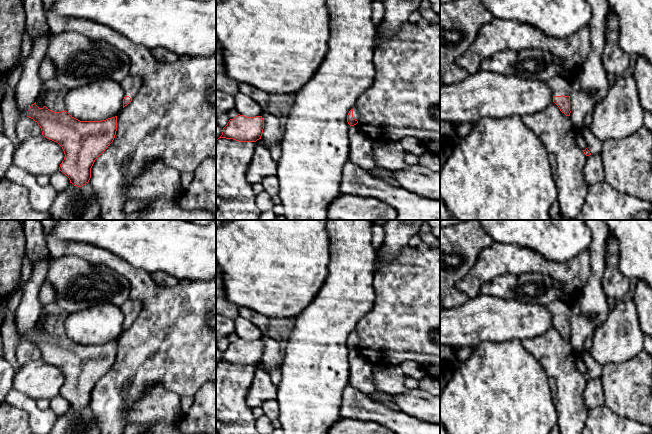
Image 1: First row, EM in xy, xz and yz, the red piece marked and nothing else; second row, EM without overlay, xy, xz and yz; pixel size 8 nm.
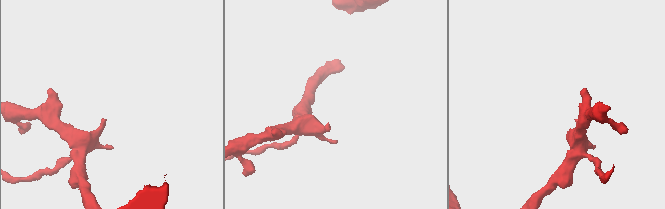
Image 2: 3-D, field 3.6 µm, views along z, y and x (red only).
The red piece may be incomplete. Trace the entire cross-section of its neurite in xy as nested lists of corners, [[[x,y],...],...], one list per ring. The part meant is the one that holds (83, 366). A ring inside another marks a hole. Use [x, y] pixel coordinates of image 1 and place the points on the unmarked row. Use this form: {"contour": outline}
{"contour": [[[36,326],[27,335],[27,341],[38,347],[44,361],[57,366],[62,371],[65,381],[60,388],[59,395],[77,411],[82,411],[89,406],[95,384],[113,366],[117,355],[117,340],[102,345],[80,345],[66,334],[54,336],[46,330],[39,332]]]}

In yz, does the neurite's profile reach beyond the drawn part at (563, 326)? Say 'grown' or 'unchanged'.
grown

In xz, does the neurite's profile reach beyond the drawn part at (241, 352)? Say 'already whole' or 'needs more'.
already whole

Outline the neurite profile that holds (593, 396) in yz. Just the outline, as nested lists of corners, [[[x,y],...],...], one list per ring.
[[[591,378],[587,380],[587,384],[583,392],[583,405],[589,411],[595,407],[605,405],[601,378]]]

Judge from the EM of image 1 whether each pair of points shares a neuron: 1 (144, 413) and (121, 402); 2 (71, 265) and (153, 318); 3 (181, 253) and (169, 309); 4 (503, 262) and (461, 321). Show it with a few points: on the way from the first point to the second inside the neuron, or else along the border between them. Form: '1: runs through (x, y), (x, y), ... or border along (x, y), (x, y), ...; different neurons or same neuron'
1: border along (146, 389), (124, 414), (125, 423); different neurons
2: border along (123, 275), (130, 285), (130, 298); different neurons
3: border along (180, 280), (204, 281); different neurons
4: border along (480, 294), (469, 298); different neurons

